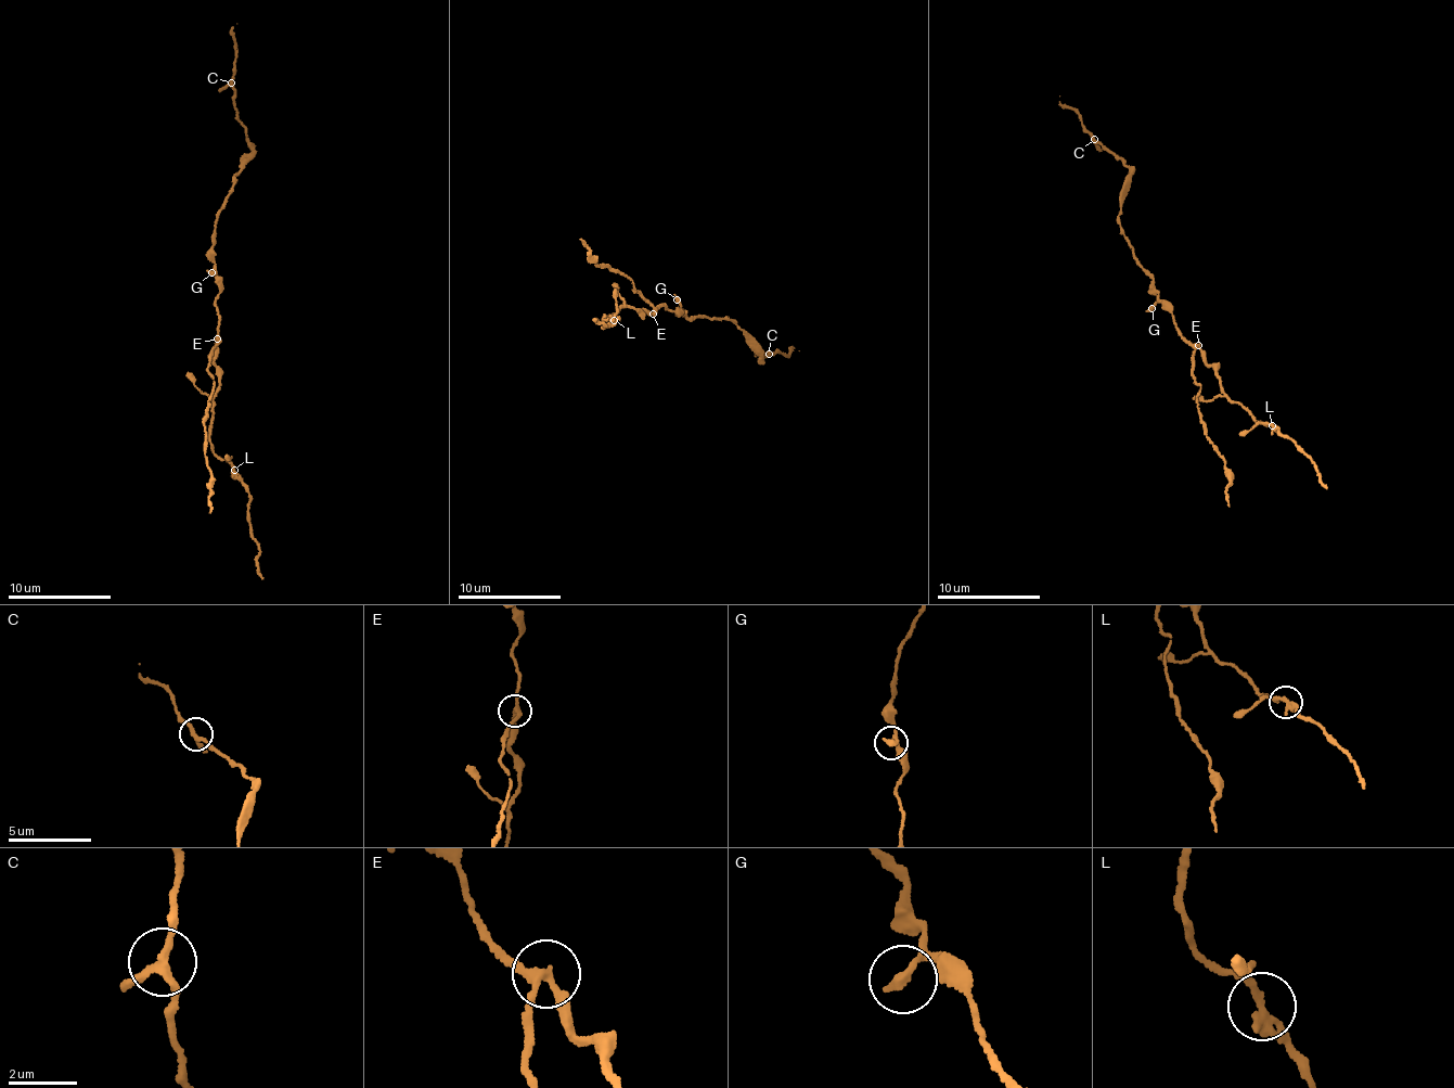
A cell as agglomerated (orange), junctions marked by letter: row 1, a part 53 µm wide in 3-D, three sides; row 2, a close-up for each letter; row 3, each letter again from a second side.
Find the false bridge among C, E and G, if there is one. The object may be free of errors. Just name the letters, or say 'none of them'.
E

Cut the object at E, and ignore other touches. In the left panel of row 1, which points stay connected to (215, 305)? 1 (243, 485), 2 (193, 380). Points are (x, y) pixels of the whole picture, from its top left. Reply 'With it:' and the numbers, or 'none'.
With it: none

